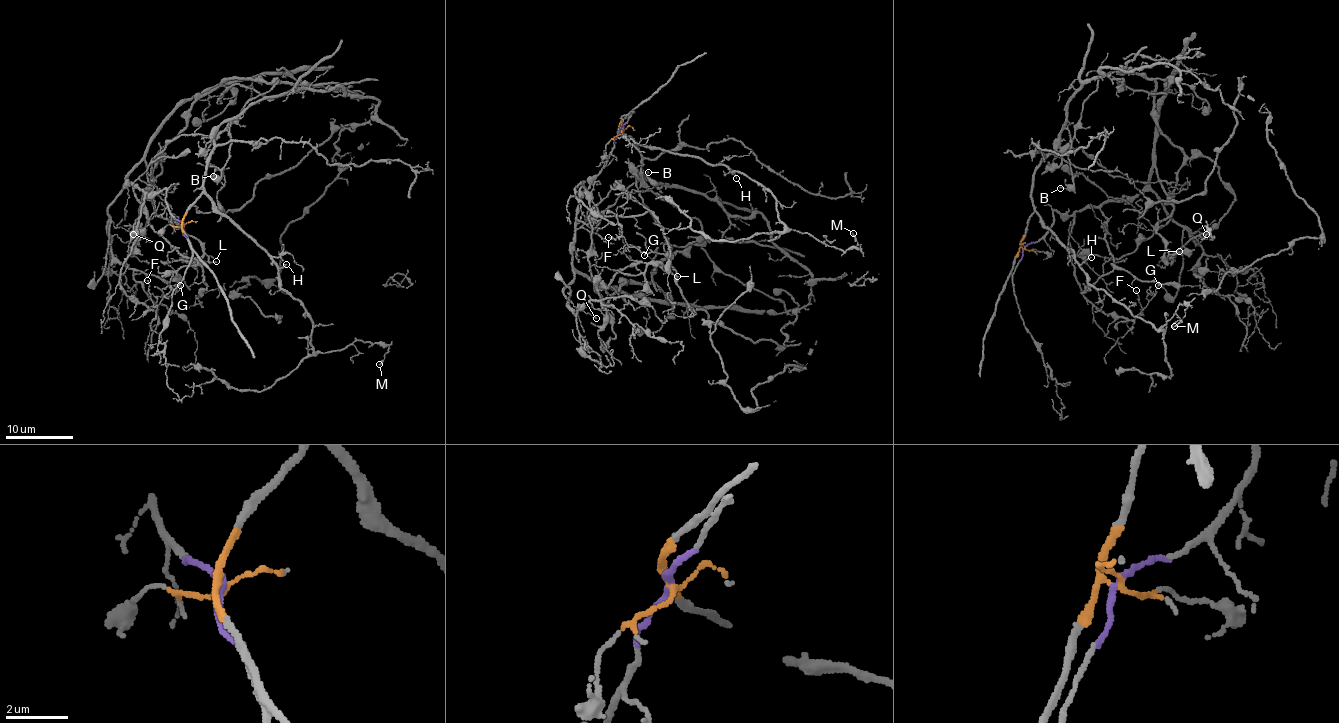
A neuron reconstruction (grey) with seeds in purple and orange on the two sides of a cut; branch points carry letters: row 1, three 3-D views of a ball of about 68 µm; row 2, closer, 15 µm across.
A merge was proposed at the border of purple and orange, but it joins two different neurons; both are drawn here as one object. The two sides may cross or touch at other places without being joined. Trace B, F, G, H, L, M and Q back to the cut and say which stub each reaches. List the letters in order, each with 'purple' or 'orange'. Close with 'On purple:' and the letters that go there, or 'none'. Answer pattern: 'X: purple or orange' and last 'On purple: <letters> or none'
B: orange
F: purple
G: purple
H: orange
L: purple
M: orange
Q: purple
On purple: F, G, L, Q

